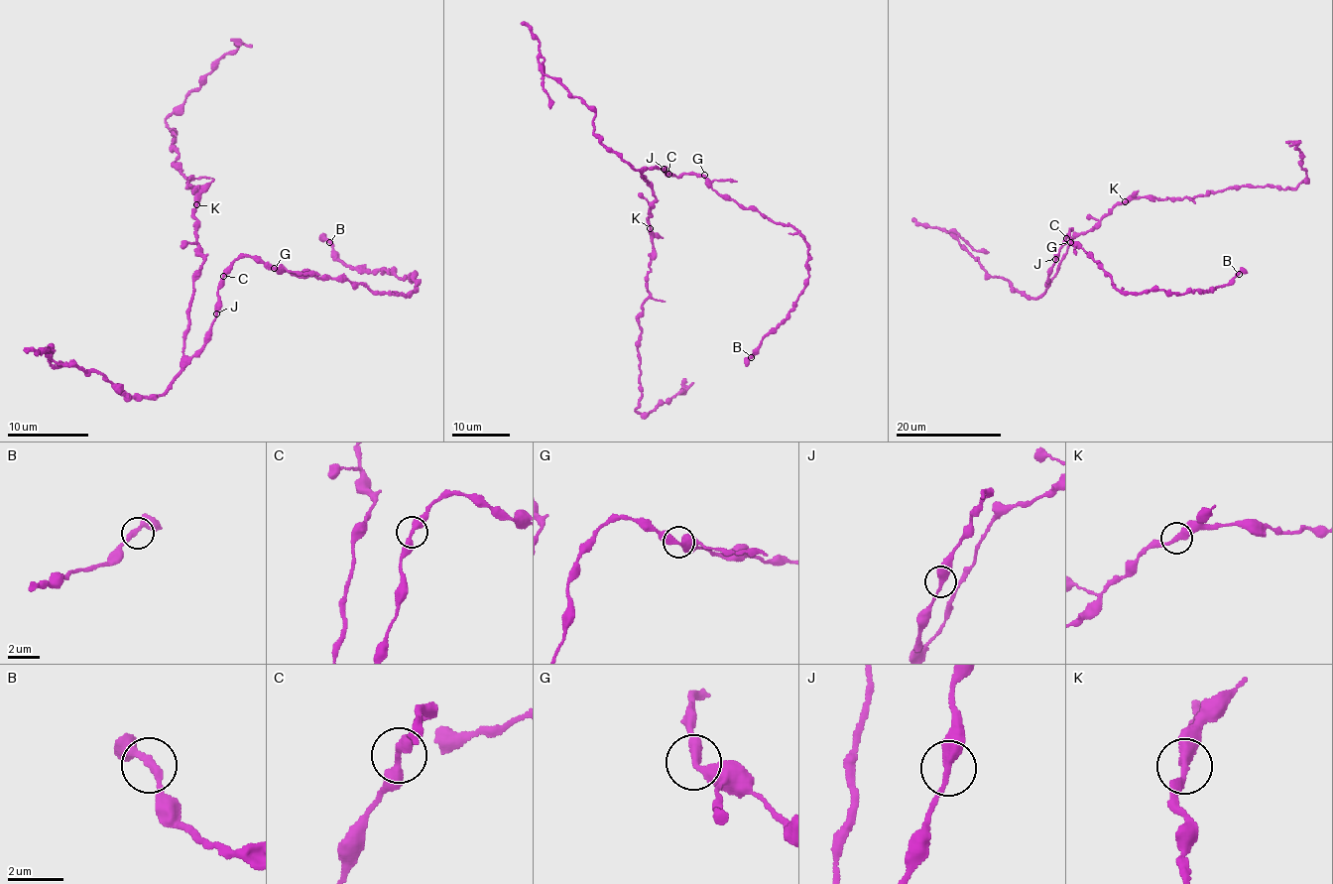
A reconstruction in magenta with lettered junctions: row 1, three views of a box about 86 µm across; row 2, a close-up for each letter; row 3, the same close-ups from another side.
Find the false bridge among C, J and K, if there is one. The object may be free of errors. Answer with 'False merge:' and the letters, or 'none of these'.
False merge: none of these

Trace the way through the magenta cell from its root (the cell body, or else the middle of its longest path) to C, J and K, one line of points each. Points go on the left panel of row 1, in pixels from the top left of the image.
C: (185, 337), (184, 354), (190, 357), (204, 343), (204, 335), (216, 313), (218, 287), (224, 276)
J: (185, 337), (184, 354), (190, 357), (204, 343), (204, 335), (216, 314)
K: (185, 337), (193, 284), (204, 262), (197, 241), (196, 204)

